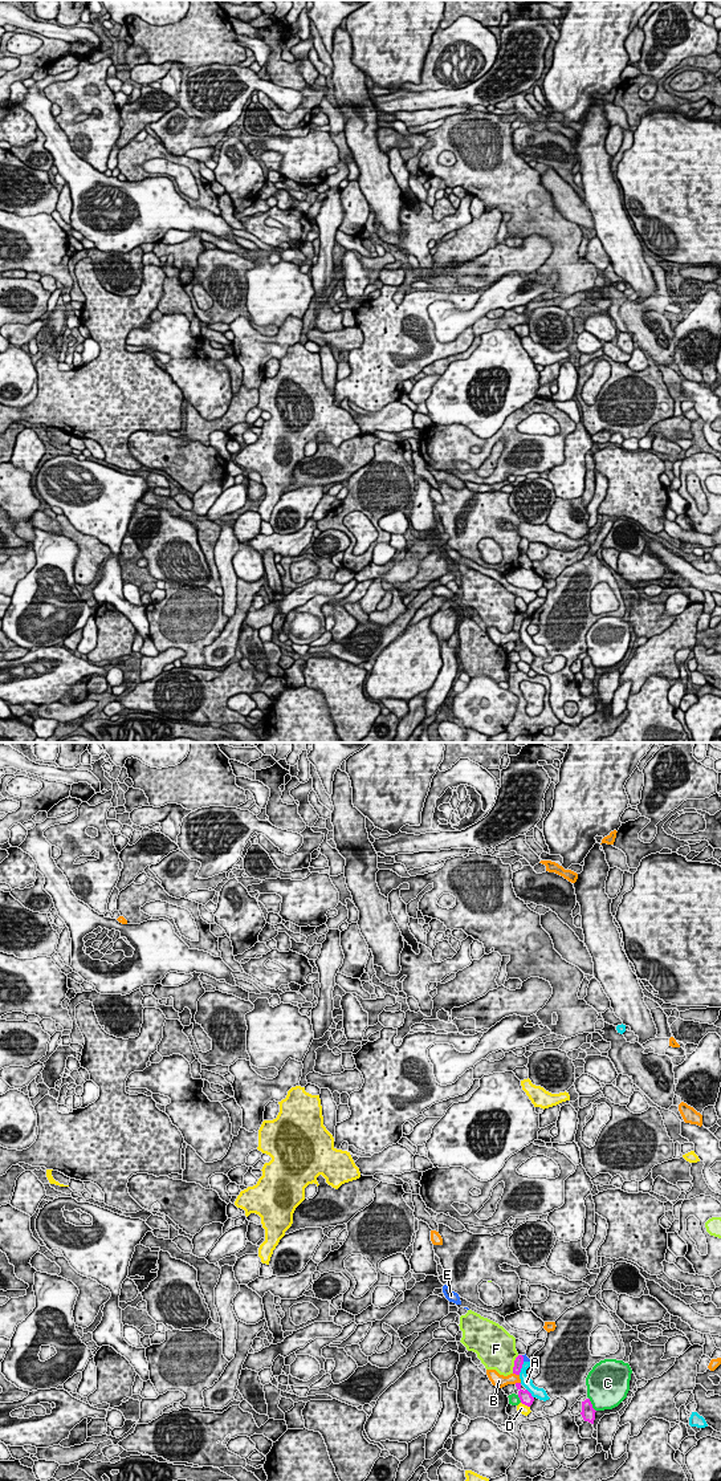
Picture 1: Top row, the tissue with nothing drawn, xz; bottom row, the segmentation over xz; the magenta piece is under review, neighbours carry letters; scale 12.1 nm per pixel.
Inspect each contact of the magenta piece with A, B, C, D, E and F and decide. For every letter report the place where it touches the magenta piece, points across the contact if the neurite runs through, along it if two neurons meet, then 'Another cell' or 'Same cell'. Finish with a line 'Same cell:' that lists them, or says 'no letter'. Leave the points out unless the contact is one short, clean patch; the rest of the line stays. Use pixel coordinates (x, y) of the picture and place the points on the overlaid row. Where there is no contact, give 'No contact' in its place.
A: Touches magenta at xz (521, 1367). Another cell
B: Touches magenta at xz (516, 1374). Another cell
C: Touches magenta at xz (591, 1404). Another cell
D: Touches magenta at xz (525, 1404). Another cell
E: Touches magenta at xz (522, 1358). Boundary: xz (521, 1355), (524, 1361). Another cell
F: Touches magenta at xz (514, 1364). Boundary: xz (518, 1355), (513, 1363), (512, 1372). Another cell
Same cell: no letter

